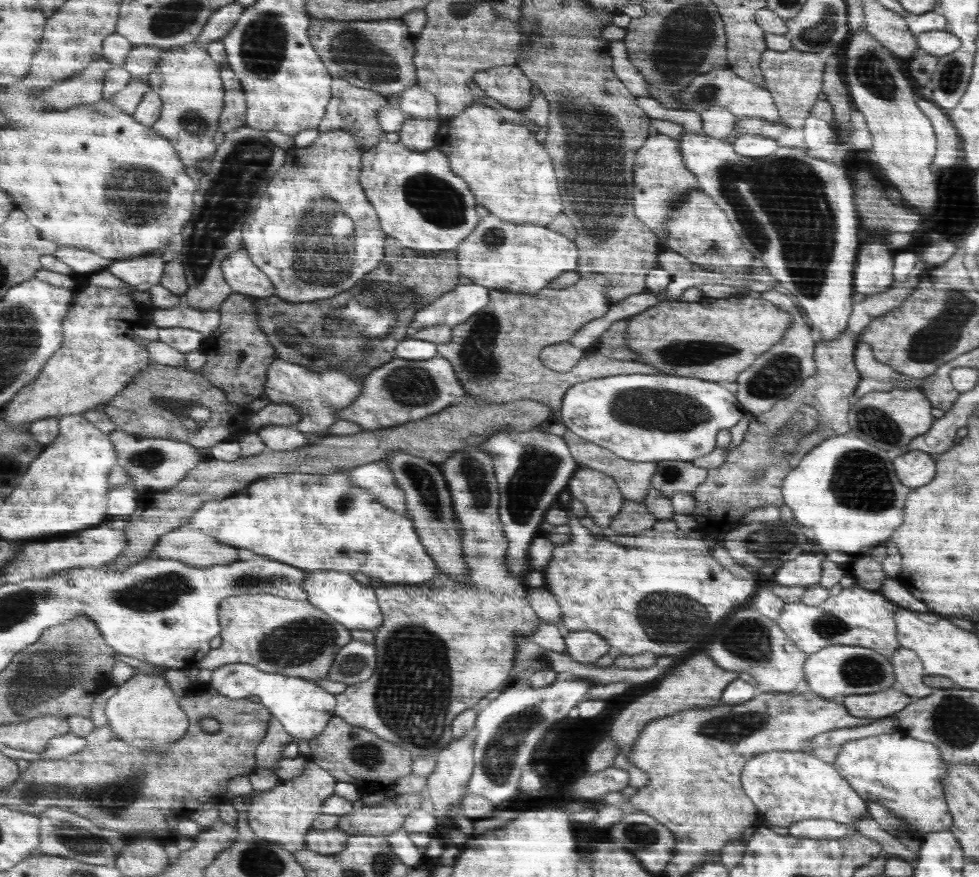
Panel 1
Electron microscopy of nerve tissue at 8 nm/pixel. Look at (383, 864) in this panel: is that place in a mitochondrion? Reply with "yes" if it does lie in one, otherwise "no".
yes

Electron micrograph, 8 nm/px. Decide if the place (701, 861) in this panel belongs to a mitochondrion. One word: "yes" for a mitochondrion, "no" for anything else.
no

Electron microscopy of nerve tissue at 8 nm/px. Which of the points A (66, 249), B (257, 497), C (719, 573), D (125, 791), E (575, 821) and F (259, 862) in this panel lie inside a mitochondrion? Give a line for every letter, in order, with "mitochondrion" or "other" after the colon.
A: other
B: other
C: other
D: mitochondrion
E: other
F: mitochondrion

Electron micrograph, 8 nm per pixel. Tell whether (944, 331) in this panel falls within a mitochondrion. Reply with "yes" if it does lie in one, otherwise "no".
yes

